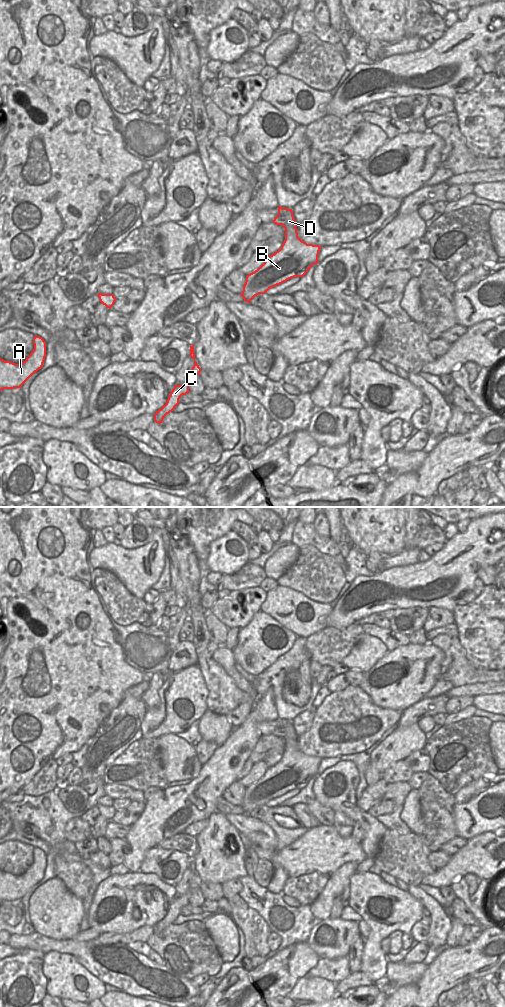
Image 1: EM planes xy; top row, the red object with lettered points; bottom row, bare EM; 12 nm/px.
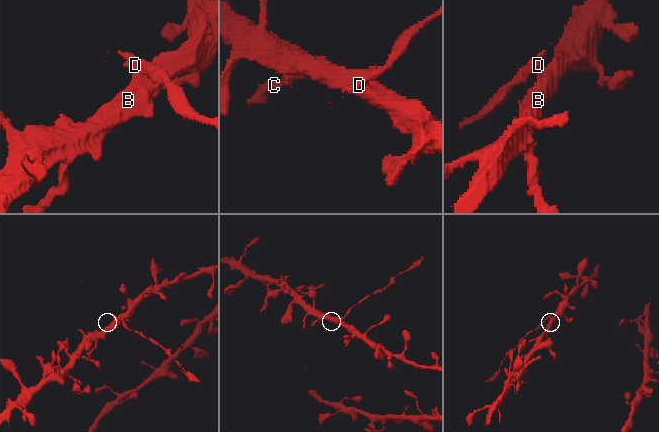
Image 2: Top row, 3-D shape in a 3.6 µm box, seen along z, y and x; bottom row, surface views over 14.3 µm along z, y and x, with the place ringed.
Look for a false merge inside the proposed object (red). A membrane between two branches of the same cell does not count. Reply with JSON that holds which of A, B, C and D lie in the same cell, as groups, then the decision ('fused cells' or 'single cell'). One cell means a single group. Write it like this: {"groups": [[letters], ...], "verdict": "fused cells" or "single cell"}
{"groups": [["A", "B", "C"], ["D"]], "verdict": "fused cells"}

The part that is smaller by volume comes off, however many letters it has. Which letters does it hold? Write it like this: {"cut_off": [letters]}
{"cut_off": ["D"]}

